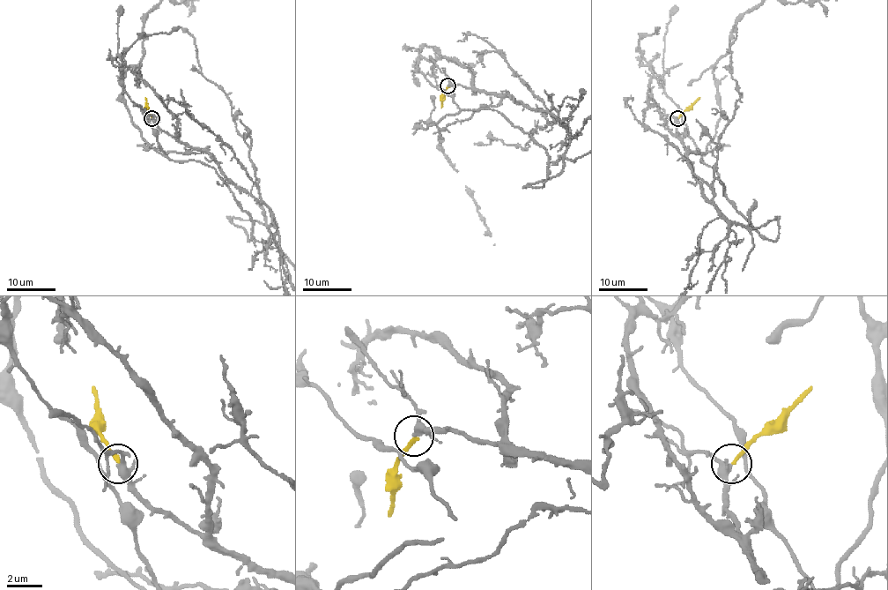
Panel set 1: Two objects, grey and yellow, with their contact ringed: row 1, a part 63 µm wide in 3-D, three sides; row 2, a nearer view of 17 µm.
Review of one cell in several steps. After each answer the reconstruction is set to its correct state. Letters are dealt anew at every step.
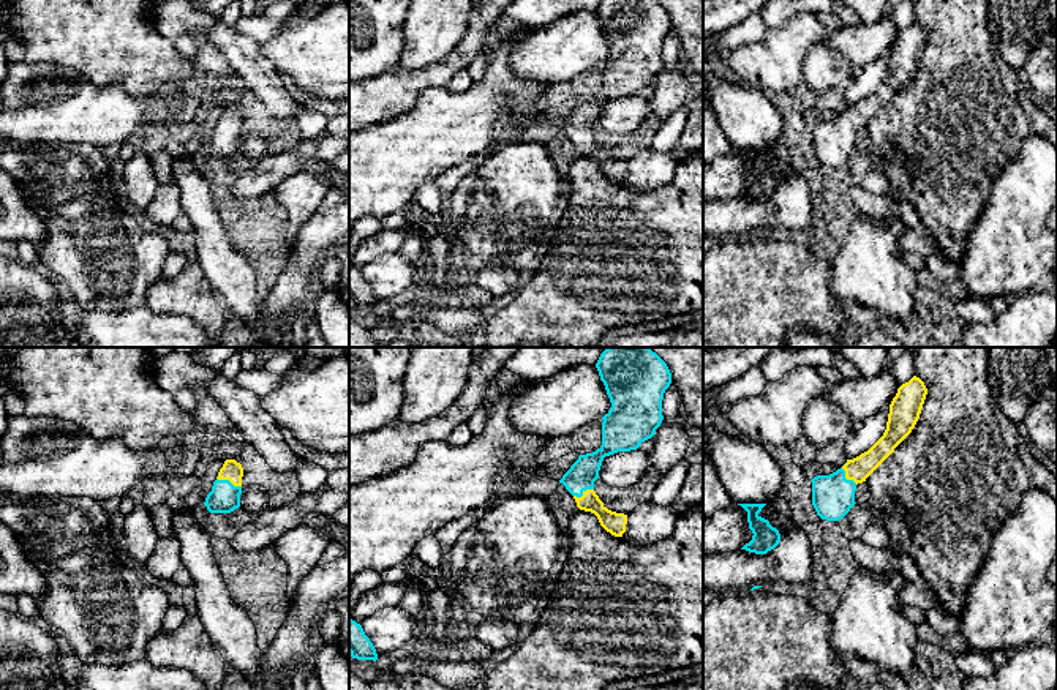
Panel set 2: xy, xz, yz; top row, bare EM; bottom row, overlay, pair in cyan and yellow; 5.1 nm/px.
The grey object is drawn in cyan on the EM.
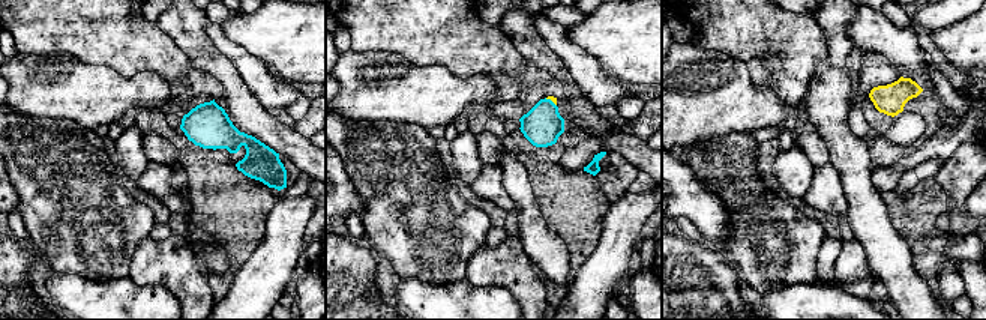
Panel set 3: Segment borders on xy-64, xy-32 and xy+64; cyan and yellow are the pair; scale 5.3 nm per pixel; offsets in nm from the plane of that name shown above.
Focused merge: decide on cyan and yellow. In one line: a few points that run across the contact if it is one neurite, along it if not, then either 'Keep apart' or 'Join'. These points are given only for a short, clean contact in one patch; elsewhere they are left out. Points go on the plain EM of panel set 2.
Line: xy (225, 144), (228, 127), (233, 117). Join

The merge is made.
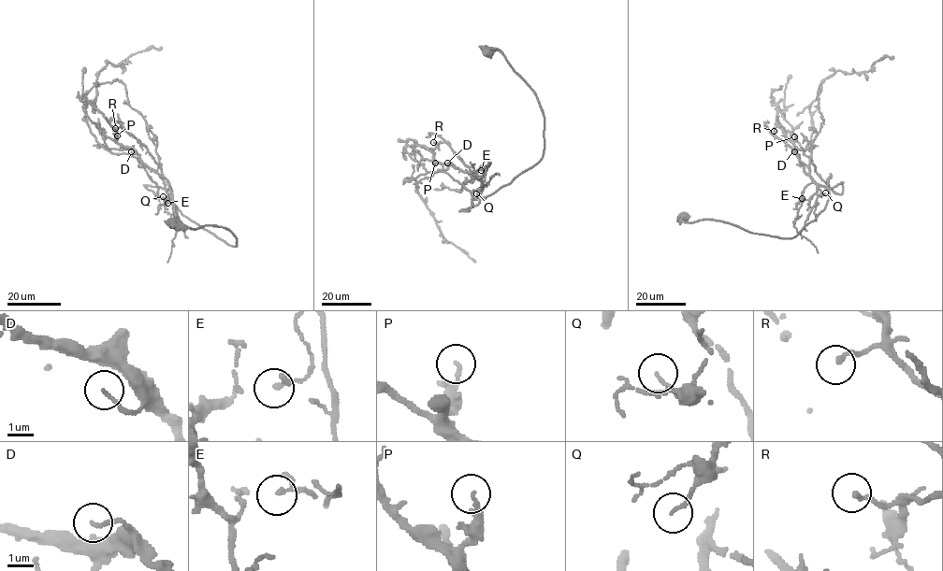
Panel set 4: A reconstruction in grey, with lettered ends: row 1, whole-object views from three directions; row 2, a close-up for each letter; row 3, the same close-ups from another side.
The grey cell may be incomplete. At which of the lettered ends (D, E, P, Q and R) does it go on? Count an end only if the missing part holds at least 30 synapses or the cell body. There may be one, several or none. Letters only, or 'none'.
none

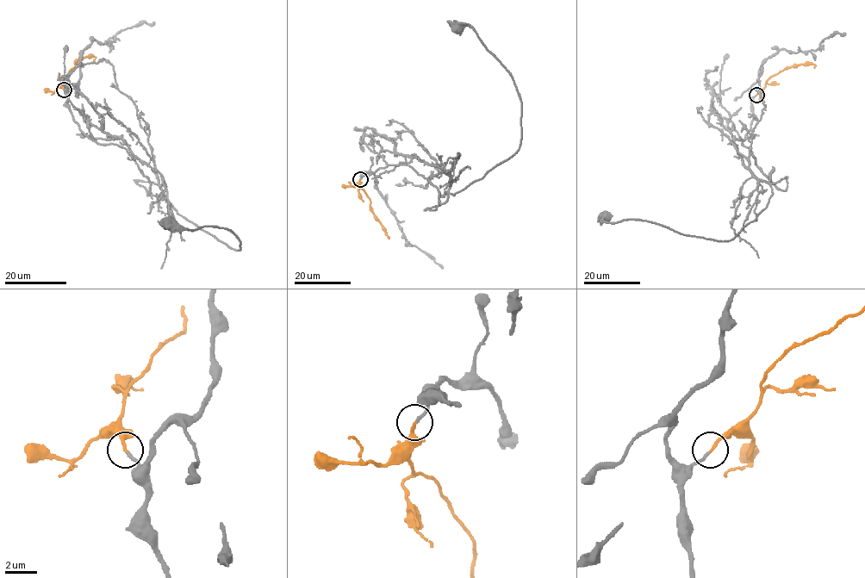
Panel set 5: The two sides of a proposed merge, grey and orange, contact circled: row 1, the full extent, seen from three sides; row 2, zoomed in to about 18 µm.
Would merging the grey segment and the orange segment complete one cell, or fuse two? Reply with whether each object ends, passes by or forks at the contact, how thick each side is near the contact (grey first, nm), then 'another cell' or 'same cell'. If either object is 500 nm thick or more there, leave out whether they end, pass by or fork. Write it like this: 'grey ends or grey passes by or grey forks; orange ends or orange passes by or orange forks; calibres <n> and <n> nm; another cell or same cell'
grey ends; orange ends; calibres 180 and 190 nm; same cell

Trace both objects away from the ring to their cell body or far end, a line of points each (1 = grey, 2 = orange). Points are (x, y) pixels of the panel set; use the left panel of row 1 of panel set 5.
1: (63, 90), (85, 133), (127, 150), (147, 195), (138, 180), (240, 250), (229, 229), (171, 222)
2: (63, 90), (63, 78), (75, 66), (75, 62), (93, 56), (93, 60)

